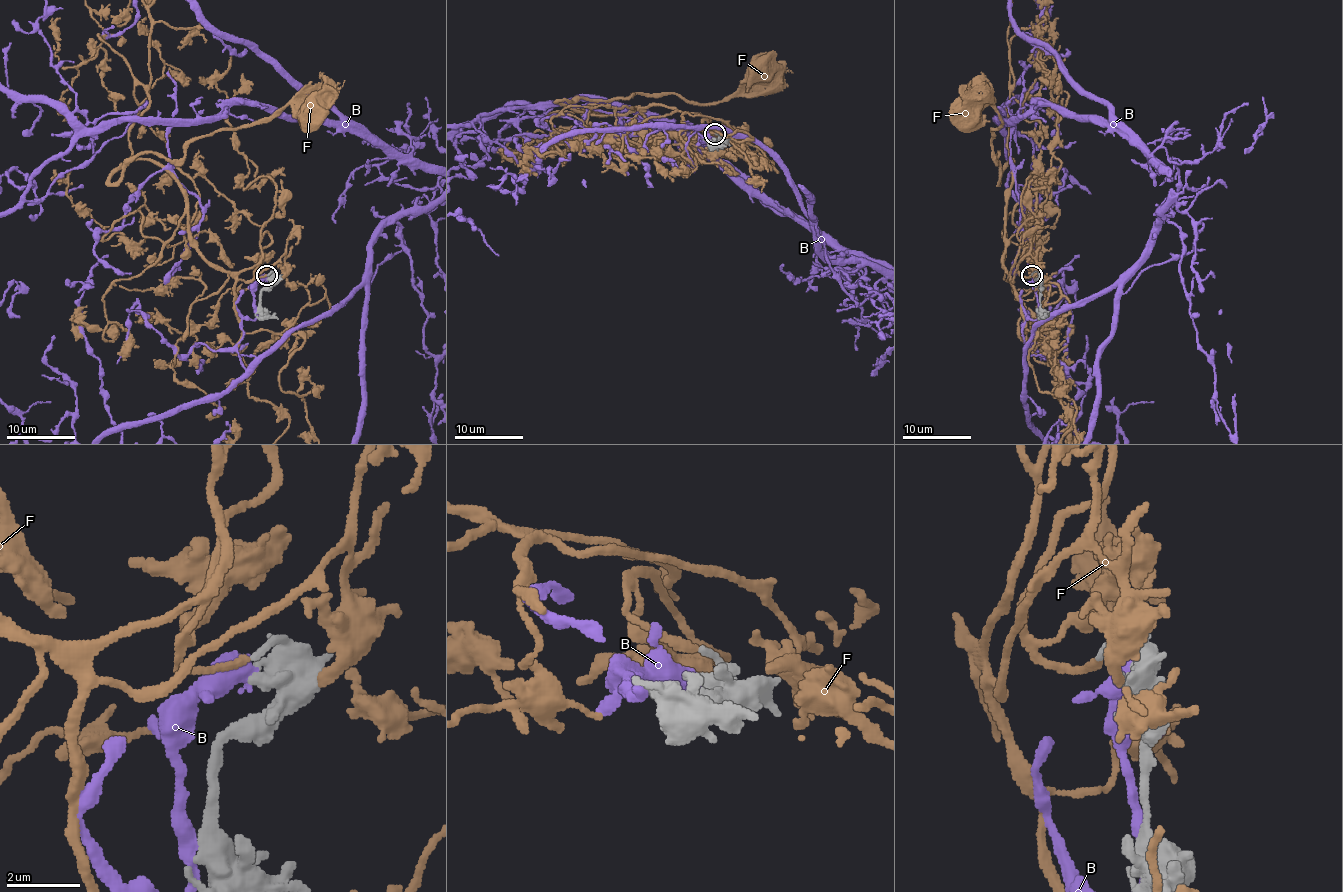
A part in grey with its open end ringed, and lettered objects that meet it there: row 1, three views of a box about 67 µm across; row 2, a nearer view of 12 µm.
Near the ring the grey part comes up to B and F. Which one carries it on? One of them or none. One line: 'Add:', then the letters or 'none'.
Add: F

